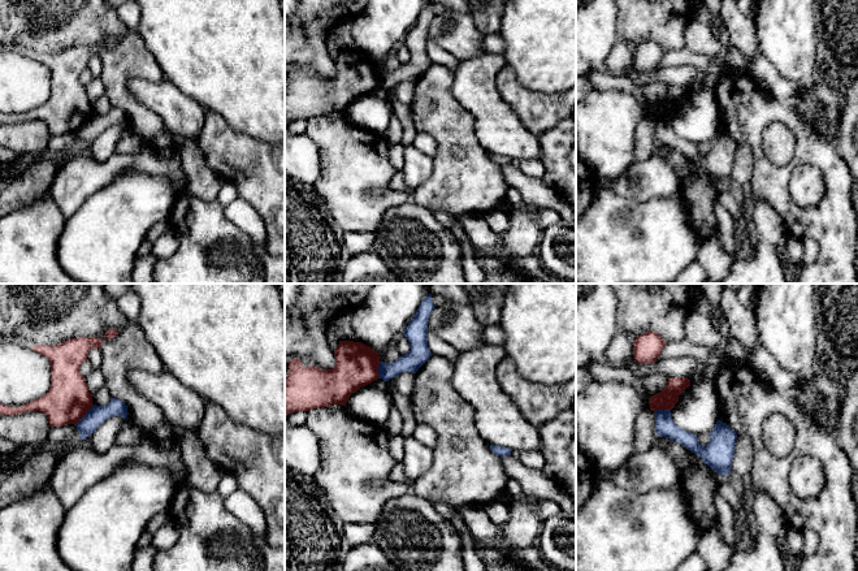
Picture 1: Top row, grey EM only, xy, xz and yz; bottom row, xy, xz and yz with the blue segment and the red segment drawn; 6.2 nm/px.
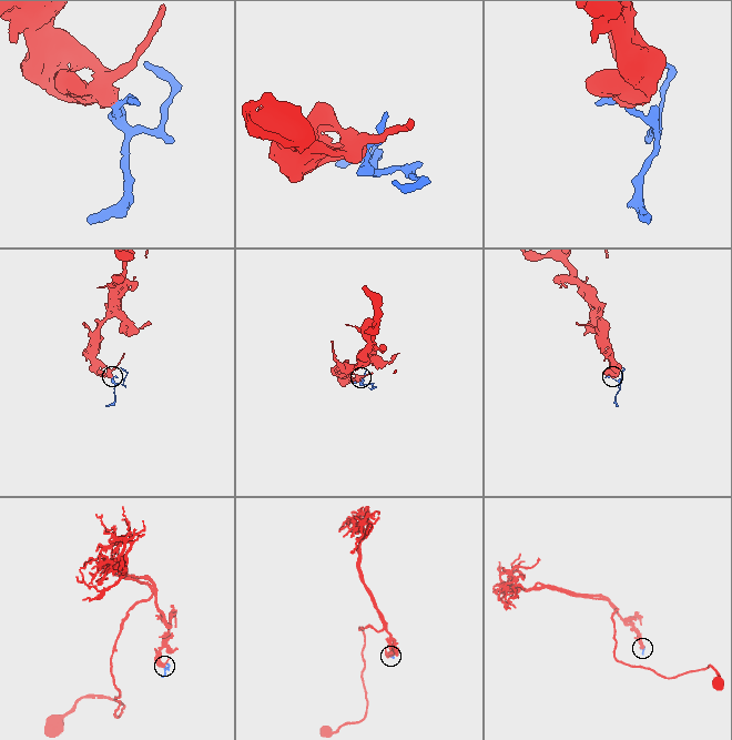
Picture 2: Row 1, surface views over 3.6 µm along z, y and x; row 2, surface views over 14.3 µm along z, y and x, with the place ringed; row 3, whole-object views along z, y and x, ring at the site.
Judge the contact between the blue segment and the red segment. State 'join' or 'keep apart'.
keep apart

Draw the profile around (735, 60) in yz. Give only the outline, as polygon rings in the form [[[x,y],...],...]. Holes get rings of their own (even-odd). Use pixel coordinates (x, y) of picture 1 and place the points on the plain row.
[[[732,47],[727,53],[725,65],[732,72],[744,72],[746,68],[746,59],[738,48]]]

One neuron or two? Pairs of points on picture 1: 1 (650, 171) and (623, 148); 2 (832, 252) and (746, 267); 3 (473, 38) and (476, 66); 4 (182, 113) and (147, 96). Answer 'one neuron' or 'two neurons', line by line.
1: two neurons
2: two neurons
3: two neurons
4: one neuron

